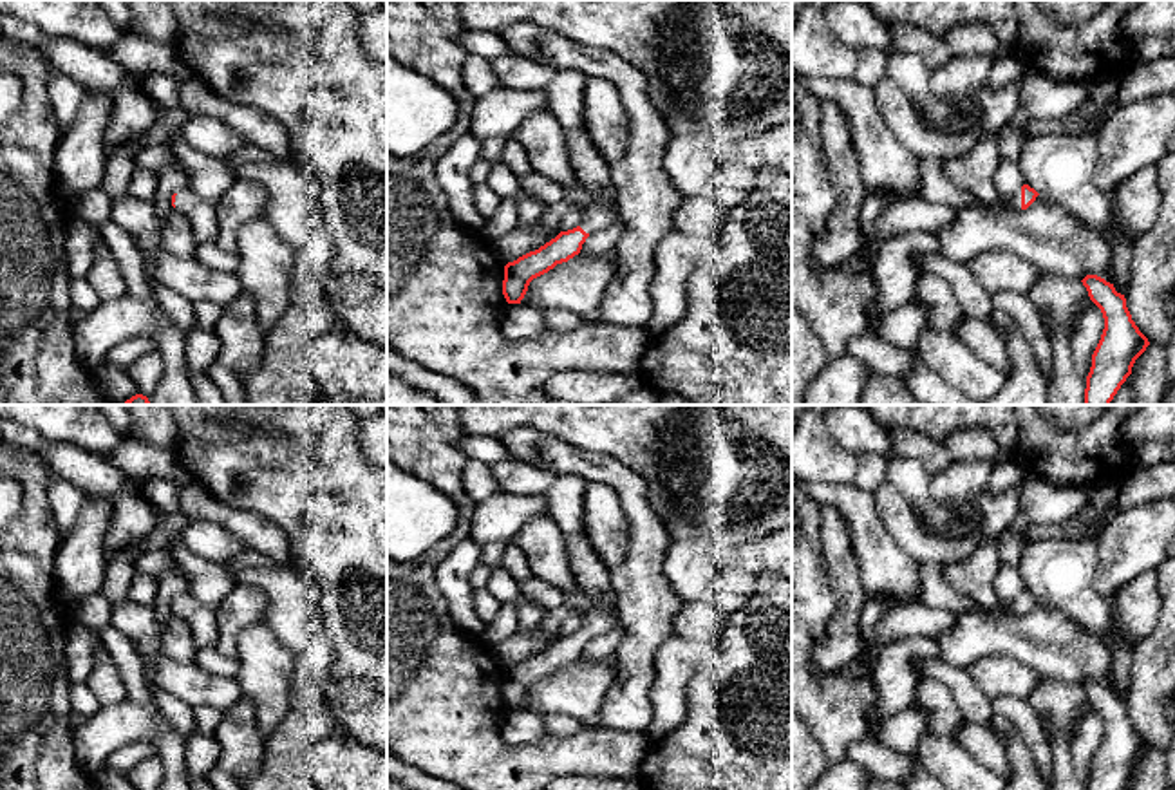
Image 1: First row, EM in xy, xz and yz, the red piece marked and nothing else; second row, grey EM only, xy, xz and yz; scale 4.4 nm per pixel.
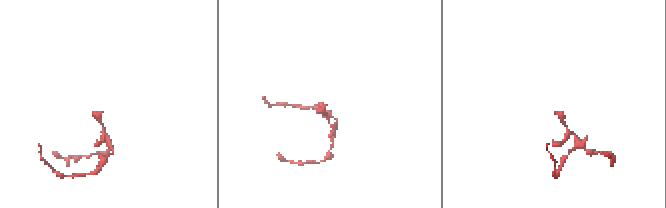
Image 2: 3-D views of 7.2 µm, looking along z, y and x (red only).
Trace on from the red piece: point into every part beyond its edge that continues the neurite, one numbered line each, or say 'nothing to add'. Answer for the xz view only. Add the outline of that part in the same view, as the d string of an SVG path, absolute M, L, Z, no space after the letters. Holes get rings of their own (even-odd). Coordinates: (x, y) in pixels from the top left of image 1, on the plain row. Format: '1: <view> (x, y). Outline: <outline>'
1: xz (566, 494). Outline: M557 475L544 497L550 506L550 519L564 537L578 588L593 598L593 604L584 611L580 627L580 633L591 640L609 635L620 622L609 568L582 533L586 486L584 477Z

